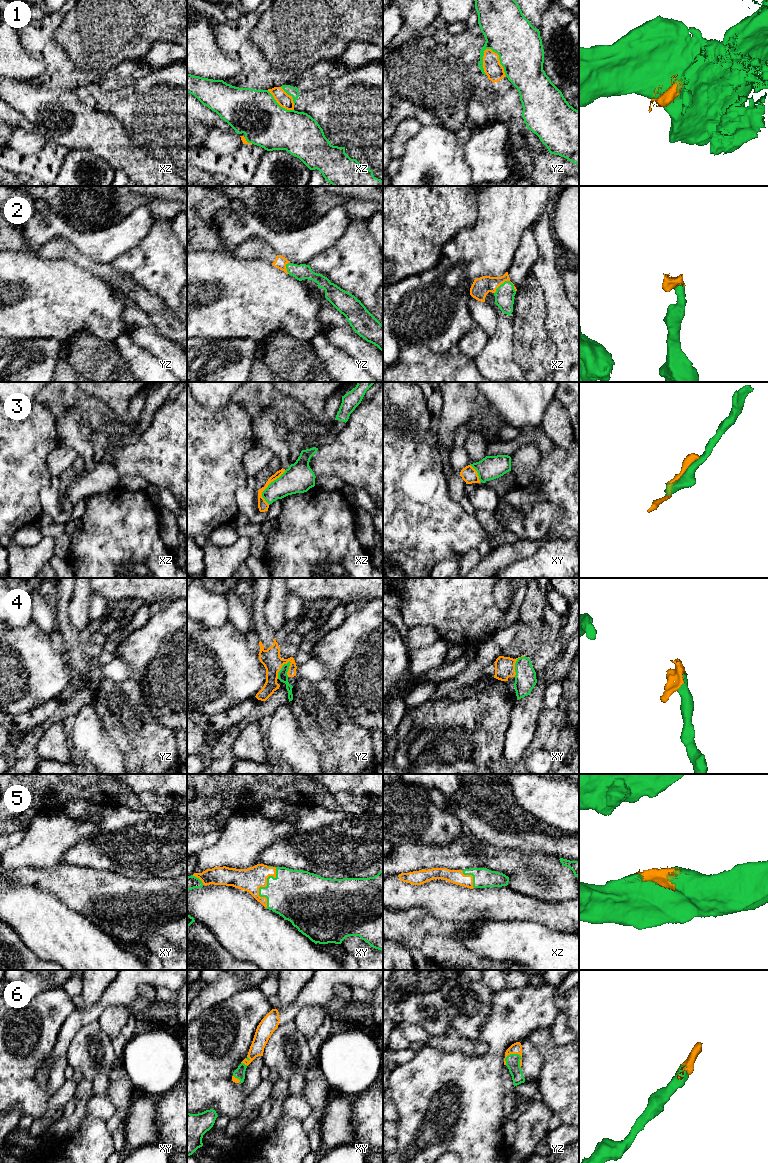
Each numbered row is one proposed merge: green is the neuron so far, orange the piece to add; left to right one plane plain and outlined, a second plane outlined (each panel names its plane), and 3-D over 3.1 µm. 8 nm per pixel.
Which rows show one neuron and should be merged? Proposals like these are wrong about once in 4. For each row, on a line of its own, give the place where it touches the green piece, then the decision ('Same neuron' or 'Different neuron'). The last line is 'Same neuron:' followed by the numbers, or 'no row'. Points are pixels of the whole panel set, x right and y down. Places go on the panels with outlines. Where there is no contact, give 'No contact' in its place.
1: Touches green at yz (499, 59). Different neuron
2: Touches green at xz (505, 281). Same neuron
3: Touches green at xz (268, 486). Different neuron
4: Touches green at yz (281, 669). Same neuron
5: Touches green at xy (263, 887). Same neuron
6: Touches green at yz (510, 1054). Same neuron
Same neuron: 2, 4, 5, 6

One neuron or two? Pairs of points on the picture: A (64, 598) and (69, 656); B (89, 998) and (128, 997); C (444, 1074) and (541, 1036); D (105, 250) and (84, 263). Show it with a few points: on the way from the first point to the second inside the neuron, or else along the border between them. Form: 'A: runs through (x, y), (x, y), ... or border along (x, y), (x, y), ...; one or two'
A: runs through (62, 612), (62, 621), (69, 633), (69, 642); one
B: border along (113, 980), (101, 996), (87, 1008); two
C: border along (549, 1028), (538, 1028), (528, 1037); two
D: border along (72, 243), (82, 254), (95, 262), (109, 264); two

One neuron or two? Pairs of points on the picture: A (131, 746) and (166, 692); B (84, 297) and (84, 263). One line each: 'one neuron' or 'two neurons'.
A: two neurons
B: two neurons

